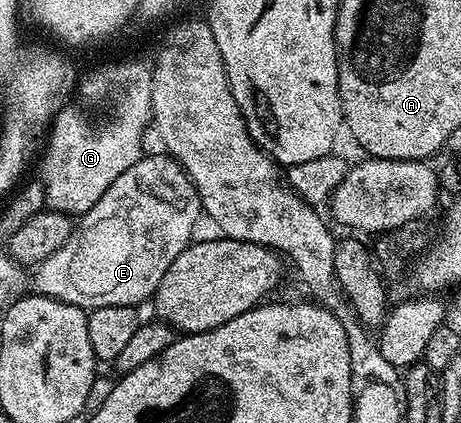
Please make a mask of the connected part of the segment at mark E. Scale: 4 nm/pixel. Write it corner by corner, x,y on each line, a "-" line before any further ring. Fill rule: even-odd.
167,154
159,155
141,155
140,160
134,162
134,166
130,166
130,170
118,174
118,178
114,178
114,182
110,182
110,190
106,190
106,194
102,194
102,198
98,198
98,202
94,202
94,206
90,206
90,210
82,213
78,223
72,229
70,238
66,238
66,242
62,246
58,246
58,250
54,250
54,254
50,254
50,258
46,258
41,264
35,265
30,276
30,288
35,295
53,296
56,300
61,300
70,306
78,306
85,310
101,308
102,306
126,306
131,308
140,306
143,300
151,301
155,297
158,282
162,282
162,274
166,274
166,270
170,270
170,262
174,262
174,258
178,258
178,254
182,254
182,250
188,248
190,241
193,239
192,231
196,228
196,219
201,219
202,216
196,188
192,184
192,179
184,173
184,167

